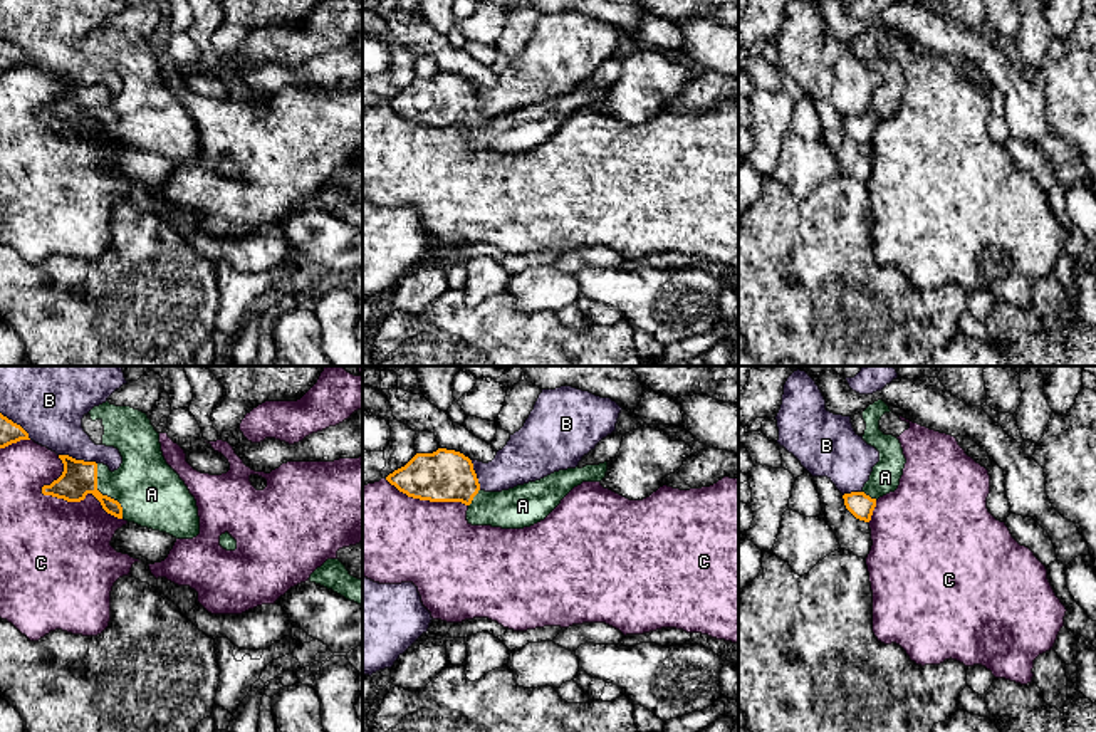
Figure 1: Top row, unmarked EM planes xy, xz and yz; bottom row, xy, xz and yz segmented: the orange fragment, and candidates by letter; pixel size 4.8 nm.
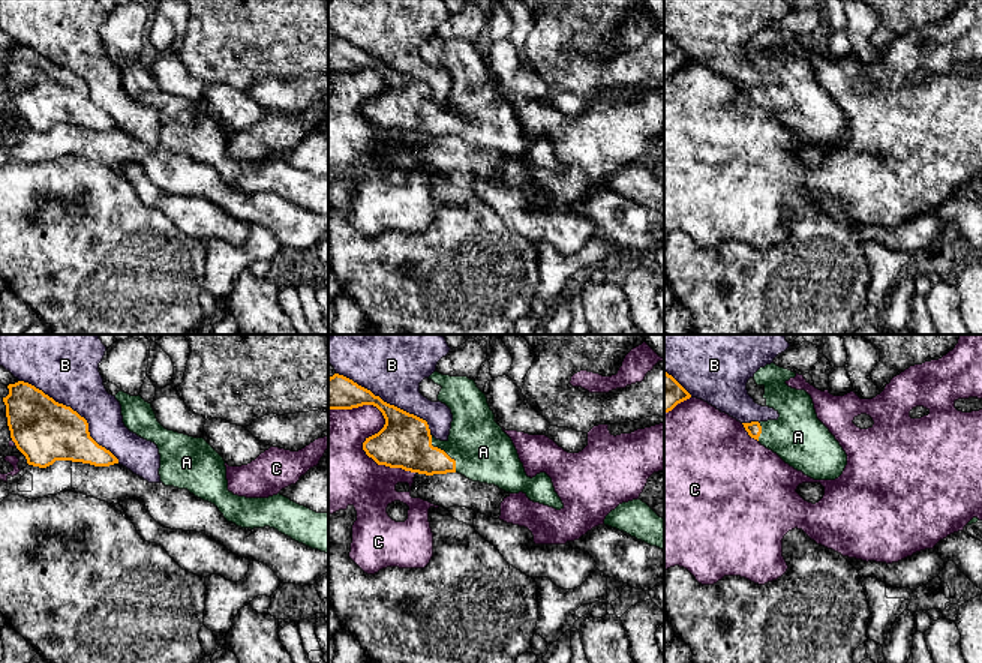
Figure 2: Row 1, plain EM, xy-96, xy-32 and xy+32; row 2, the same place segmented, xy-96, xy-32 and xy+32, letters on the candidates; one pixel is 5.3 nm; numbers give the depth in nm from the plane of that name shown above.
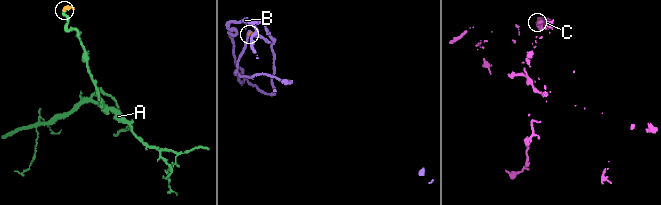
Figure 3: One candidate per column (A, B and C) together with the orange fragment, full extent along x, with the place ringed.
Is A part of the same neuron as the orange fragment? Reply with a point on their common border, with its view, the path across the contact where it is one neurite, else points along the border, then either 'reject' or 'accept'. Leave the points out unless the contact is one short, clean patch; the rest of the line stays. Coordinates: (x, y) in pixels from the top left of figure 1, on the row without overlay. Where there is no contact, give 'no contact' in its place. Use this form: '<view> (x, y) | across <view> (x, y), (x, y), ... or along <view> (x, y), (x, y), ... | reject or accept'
xy (101, 118) | across xy (79, 101), (84, 101), (101, 118), (151, 118) | accept

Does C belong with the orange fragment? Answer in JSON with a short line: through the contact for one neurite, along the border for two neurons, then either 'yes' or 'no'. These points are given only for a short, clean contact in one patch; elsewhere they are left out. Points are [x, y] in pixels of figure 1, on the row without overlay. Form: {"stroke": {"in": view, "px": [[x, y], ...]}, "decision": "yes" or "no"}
{"decision": "no"}

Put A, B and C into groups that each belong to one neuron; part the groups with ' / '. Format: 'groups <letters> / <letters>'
groups A / B / C

